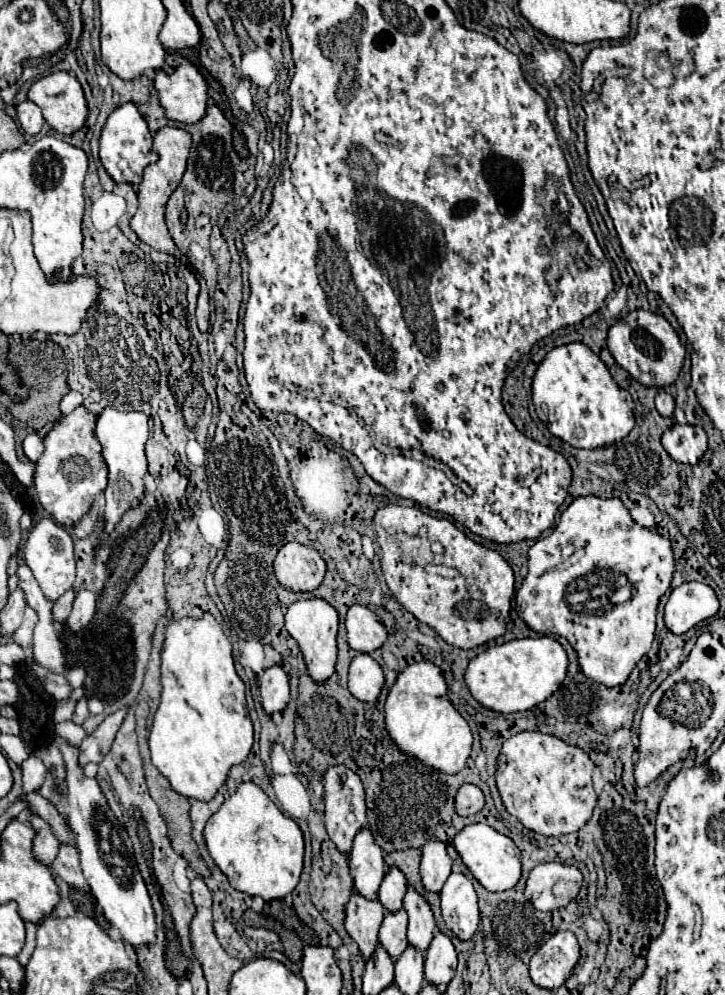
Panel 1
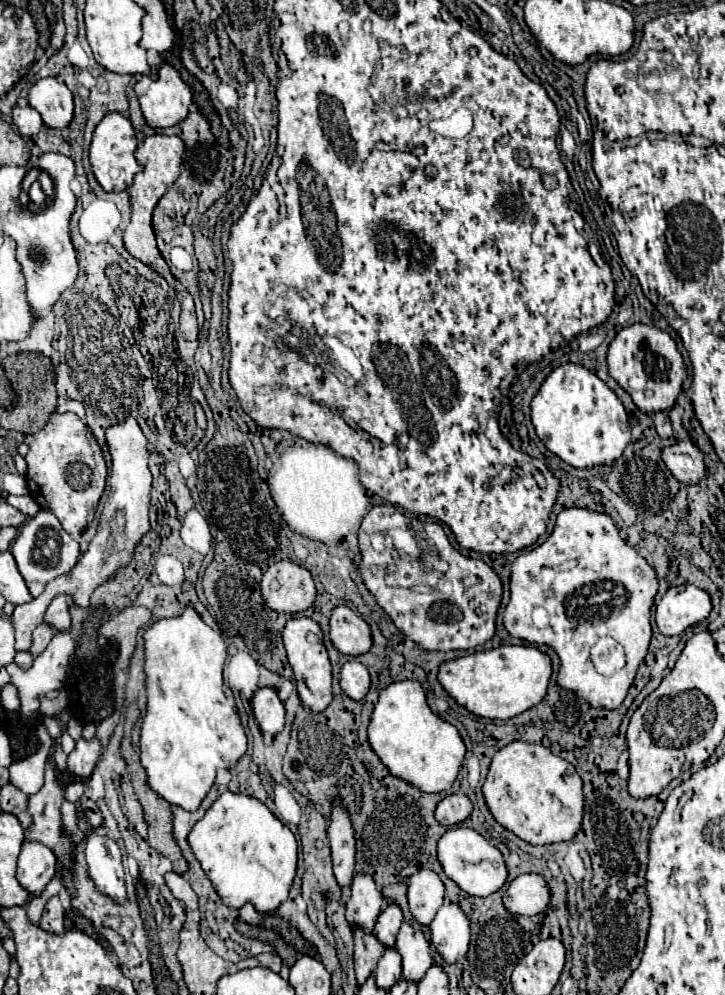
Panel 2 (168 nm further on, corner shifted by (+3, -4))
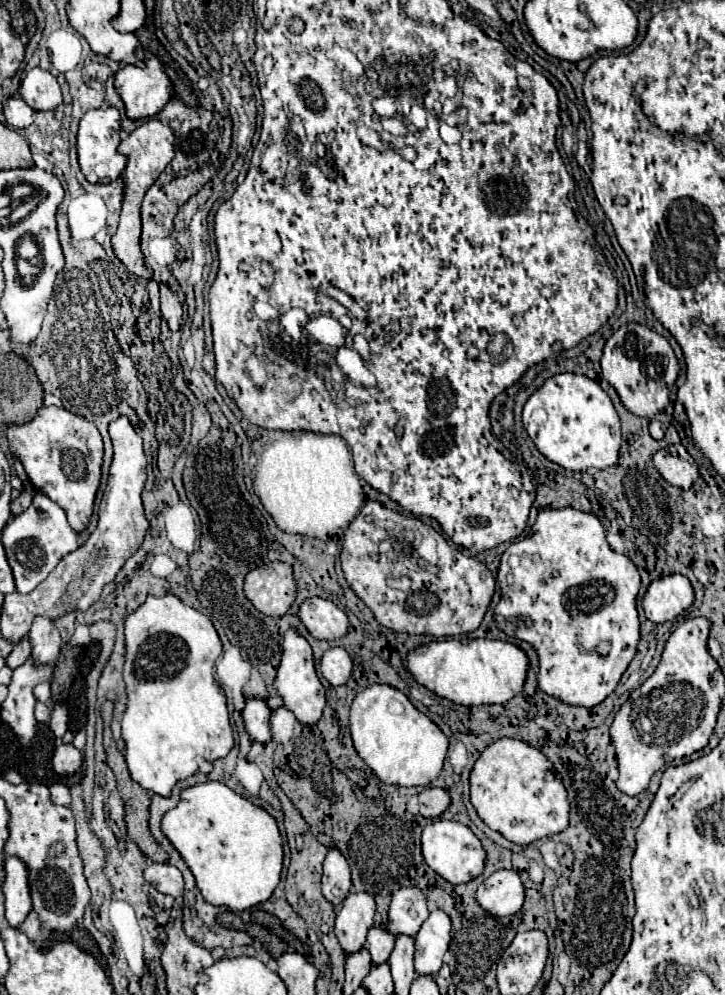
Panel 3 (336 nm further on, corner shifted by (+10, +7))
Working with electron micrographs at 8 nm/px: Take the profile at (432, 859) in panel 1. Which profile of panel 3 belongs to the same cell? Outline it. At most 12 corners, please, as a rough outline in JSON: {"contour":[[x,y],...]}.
{"contour":[[399,889],[385,929],[415,937],[427,915],[419,889]]}

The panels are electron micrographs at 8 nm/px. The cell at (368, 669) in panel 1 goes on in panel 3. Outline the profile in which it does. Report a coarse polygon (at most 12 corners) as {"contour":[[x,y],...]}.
{"contour":[[343,647],[321,657],[321,675],[333,685],[345,685],[353,661]]}

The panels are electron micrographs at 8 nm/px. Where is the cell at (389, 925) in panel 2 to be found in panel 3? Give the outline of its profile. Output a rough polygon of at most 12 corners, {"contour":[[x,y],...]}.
{"contour":[[385,927],[367,935],[367,951],[373,967],[387,963],[393,937]]}

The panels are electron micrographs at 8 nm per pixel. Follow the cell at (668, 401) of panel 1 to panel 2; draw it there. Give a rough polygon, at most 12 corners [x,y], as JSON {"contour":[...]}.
{"contour":[[654,412],[654,426],[660,436],[672,436],[668,412]]}

